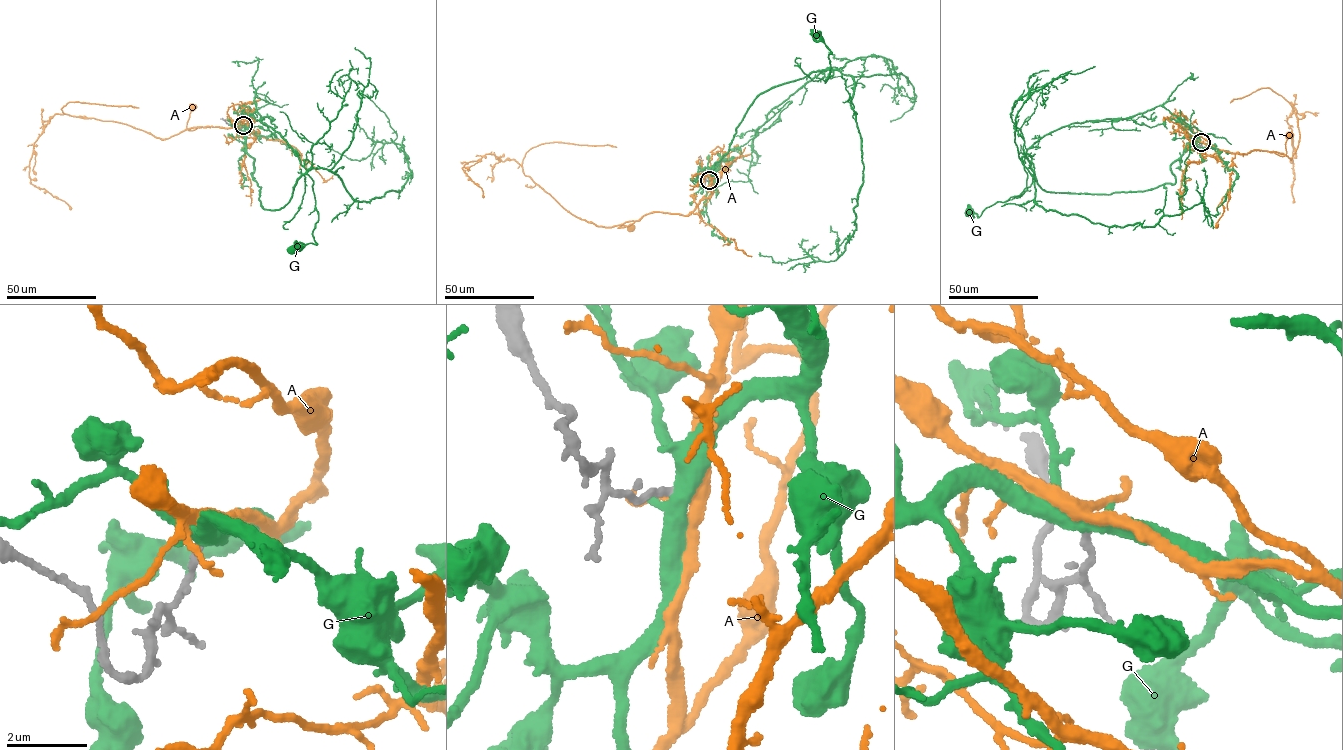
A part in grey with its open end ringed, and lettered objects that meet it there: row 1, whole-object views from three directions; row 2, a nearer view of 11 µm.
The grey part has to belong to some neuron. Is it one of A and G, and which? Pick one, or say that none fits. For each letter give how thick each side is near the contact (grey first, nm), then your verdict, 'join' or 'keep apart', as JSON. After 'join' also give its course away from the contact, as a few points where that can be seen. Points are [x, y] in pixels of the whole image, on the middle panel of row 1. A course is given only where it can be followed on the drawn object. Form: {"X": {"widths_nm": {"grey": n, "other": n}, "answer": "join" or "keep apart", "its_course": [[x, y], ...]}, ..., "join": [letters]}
{"A": {"widths_nm": {"grey": 160, "other": 320}, "answer": "join", "its_course": [[709, 180], [708, 192], [686, 215], [653, 211], [626, 226], [618, 227], [625, 225], [631, 228]]}, "G": {"widths_nm": {"grey": 170, "other": 400}, "answer": "keep apart"}, "join": ["A"]}

